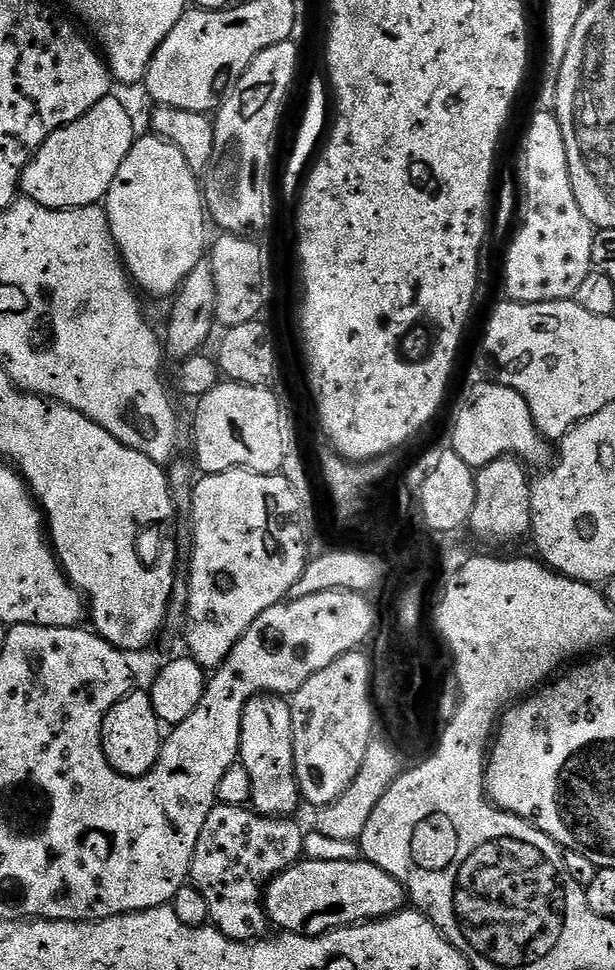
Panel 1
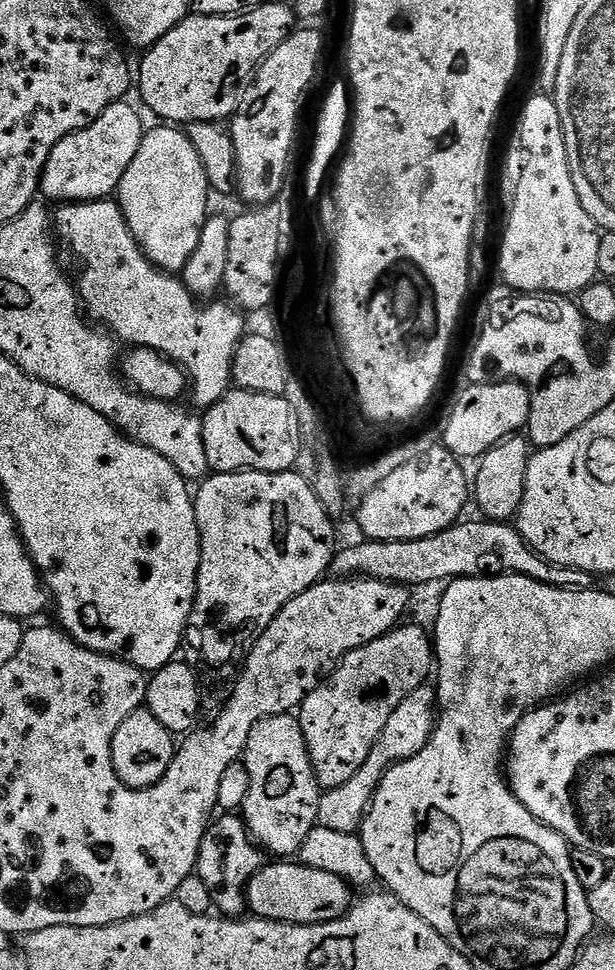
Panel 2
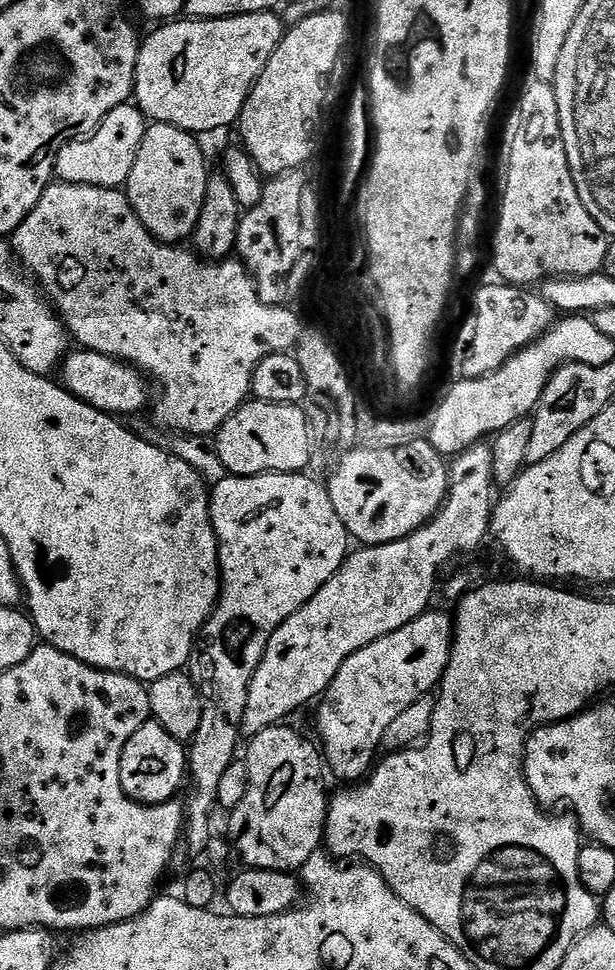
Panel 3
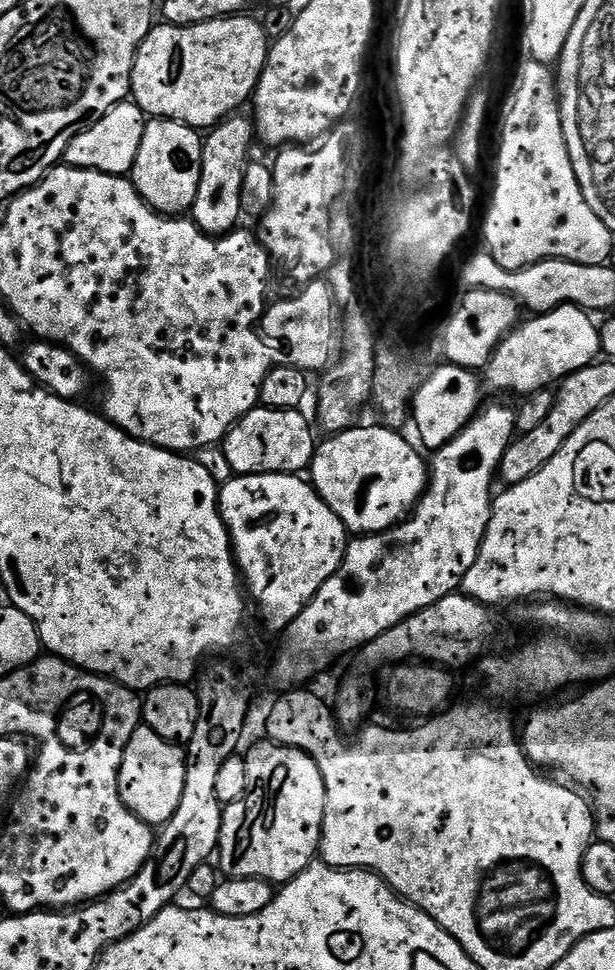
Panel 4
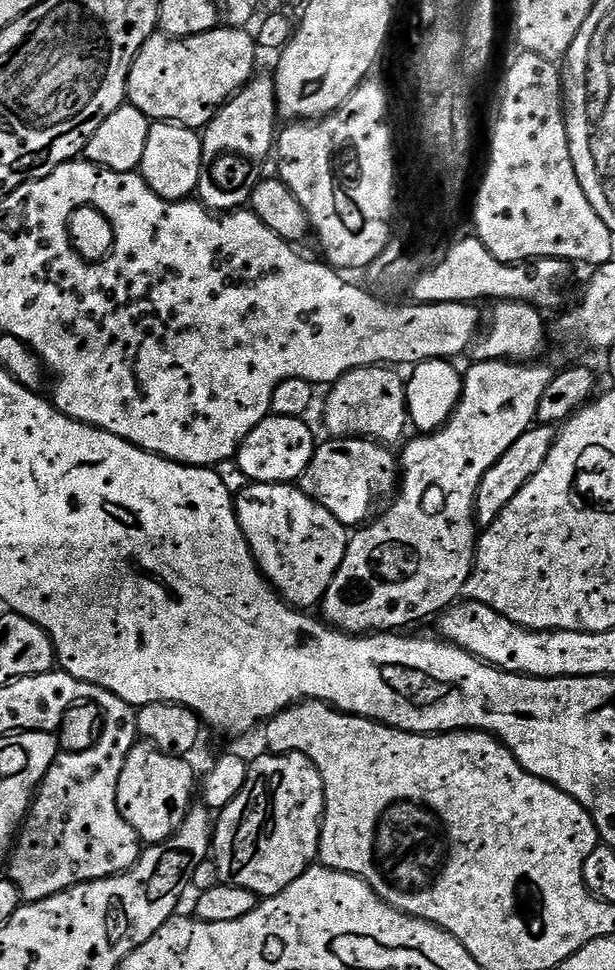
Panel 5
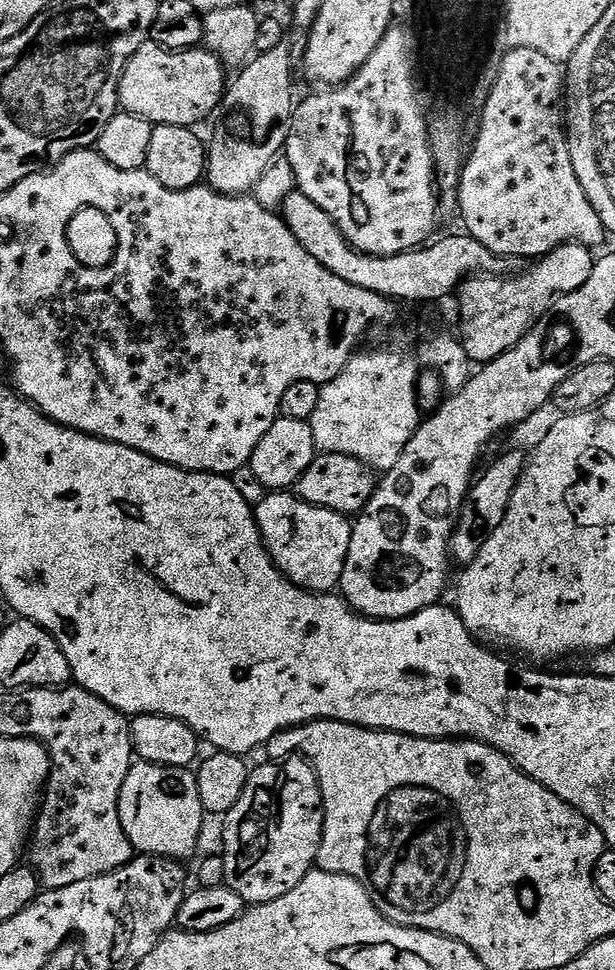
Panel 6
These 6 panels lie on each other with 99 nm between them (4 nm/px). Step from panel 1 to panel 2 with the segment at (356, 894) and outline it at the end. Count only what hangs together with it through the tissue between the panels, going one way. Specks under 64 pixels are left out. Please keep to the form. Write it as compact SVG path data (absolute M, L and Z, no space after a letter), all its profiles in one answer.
M268 862L258 870L258 874L254 874L254 878L250 878L246 908L253 917L273 920L279 924L325 924L347 914L354 903L351 891L353 889L348 881L321 868L311 868L299 862Z

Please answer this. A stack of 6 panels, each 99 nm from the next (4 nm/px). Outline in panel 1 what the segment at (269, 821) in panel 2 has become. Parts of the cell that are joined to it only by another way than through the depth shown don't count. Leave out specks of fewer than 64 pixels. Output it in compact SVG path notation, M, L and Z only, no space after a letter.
M259 695L245 706L241 726L239 763L250 770L251 807L263 816L288 818L302 804L300 782L296 777L292 705L279 695Z

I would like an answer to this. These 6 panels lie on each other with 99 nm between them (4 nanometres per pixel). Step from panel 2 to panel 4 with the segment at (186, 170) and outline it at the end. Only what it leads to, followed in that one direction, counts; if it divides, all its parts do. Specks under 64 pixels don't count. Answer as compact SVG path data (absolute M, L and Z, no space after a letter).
M152 118L145 123L142 134L142 146L138 148L138 158L130 173L133 186L138 194L155 212L173 218L192 211L192 203L198 198L198 182L202 178L202 150L204 142L201 133L189 124L180 124L176 120Z

